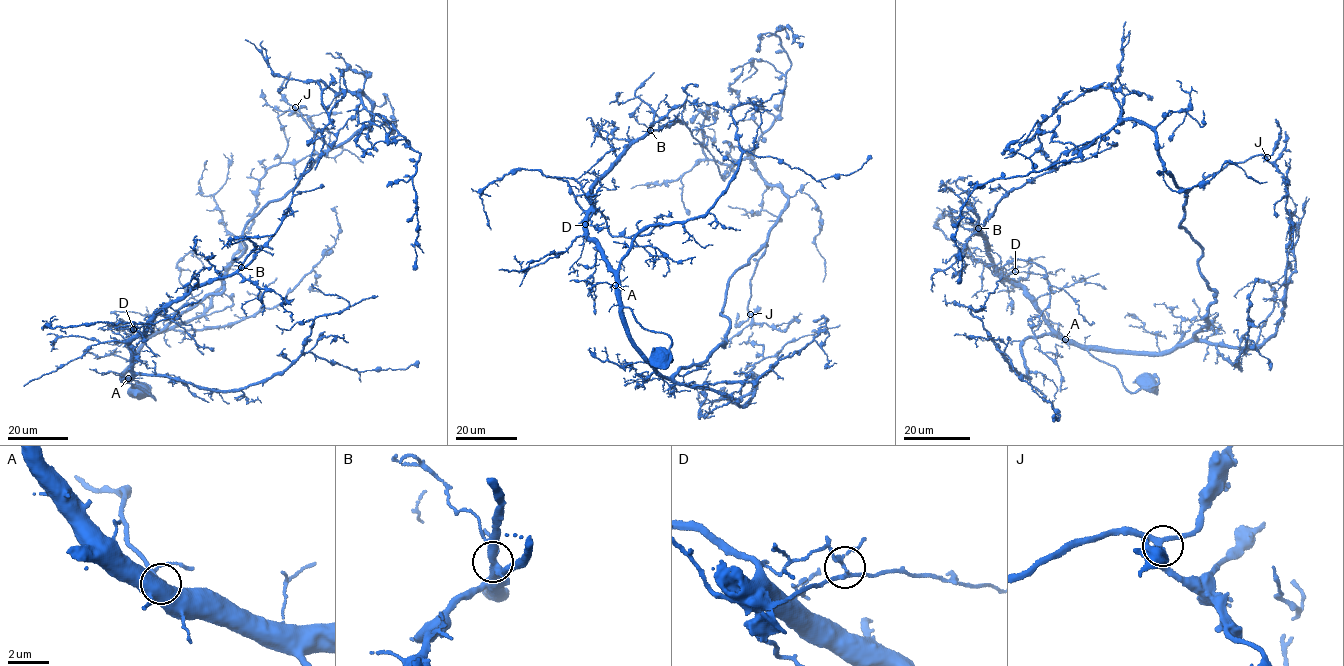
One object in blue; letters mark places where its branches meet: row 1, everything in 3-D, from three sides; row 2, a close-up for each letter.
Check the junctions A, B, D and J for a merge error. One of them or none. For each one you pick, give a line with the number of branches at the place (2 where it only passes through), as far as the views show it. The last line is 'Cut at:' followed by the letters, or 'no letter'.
D: Branches: 4
Cut at: D

